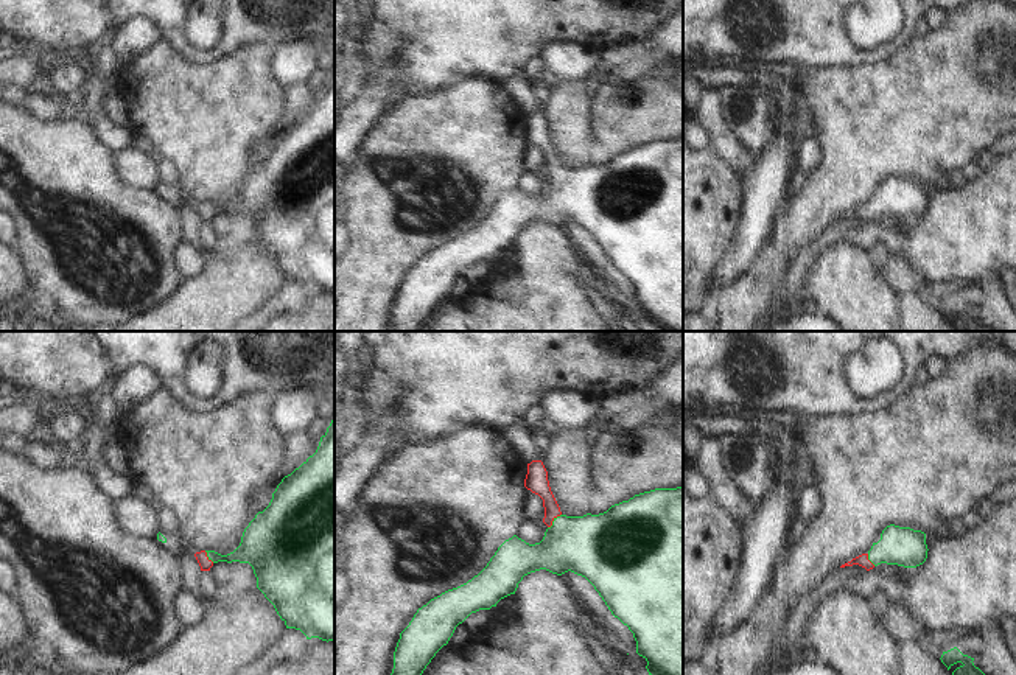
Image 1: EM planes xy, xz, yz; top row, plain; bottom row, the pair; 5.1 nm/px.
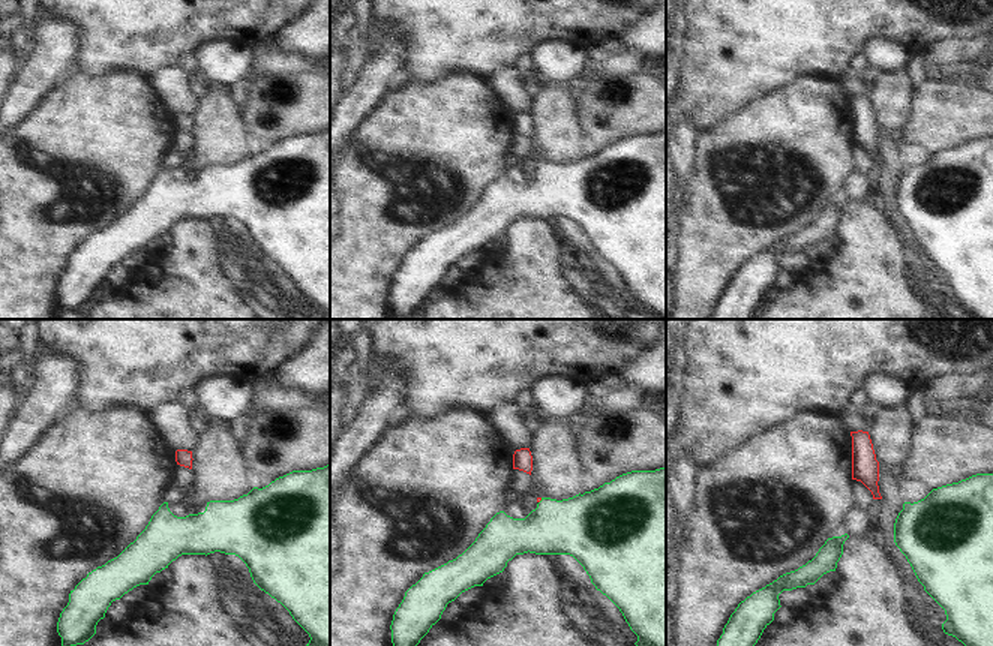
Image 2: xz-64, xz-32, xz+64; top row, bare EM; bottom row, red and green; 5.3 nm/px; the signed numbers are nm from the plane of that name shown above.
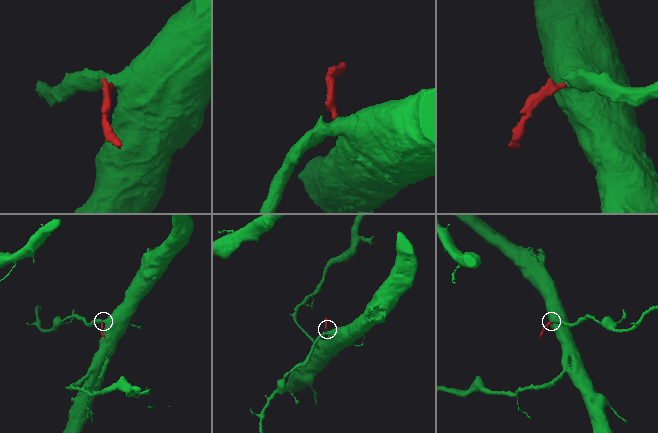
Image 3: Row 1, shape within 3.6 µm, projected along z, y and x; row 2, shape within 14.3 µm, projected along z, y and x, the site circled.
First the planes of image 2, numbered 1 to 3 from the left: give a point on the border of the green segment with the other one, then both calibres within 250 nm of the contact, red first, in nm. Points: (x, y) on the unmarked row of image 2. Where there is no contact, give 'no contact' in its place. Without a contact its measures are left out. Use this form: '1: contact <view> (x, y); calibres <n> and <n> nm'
1: no contact
2: contact xz-32 (540, 164); calibres 20 and 320 nm
3: no contact

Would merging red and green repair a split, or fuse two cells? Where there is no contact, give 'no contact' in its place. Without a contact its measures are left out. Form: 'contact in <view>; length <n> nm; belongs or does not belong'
contact in xz; length 100 nm; belongs

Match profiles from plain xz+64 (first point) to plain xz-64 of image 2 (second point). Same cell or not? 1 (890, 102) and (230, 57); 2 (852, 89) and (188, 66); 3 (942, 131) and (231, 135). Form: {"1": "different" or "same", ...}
{"1": "different", "2": "different", "3": "different"}

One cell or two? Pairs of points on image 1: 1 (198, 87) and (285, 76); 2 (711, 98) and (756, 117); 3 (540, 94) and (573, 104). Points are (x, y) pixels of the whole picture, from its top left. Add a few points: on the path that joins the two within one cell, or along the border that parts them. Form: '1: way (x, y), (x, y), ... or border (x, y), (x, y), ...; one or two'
1: border (271, 47), (271, 73), (282, 87); two
2: border (718, 90), (722, 118), (736, 137); two
3: border (551, 83), (551, 92), (543, 103); two

